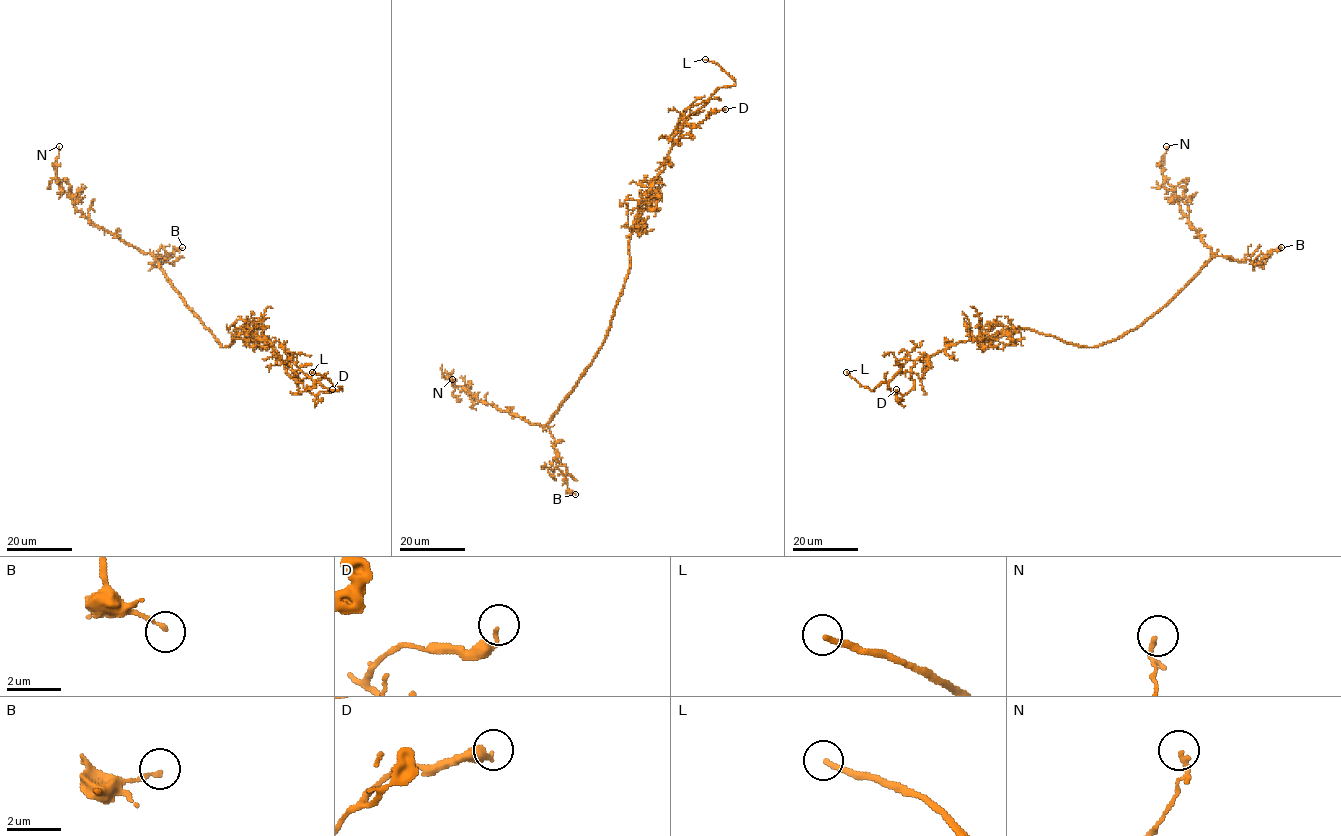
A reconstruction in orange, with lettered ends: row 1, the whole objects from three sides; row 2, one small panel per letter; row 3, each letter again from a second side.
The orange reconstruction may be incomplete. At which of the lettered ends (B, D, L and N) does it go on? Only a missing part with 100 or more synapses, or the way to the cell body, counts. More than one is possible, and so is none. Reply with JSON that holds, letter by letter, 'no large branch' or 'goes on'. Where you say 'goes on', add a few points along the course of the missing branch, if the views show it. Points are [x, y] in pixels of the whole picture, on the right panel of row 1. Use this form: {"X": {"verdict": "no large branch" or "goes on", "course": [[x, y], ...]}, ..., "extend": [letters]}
{"B": {"verdict": "no large branch"}, "D": {"verdict": "no large branch"}, "L": {"verdict": "goes on"}, "N": {"verdict": "no large branch"}, "extend": ["L"]}

